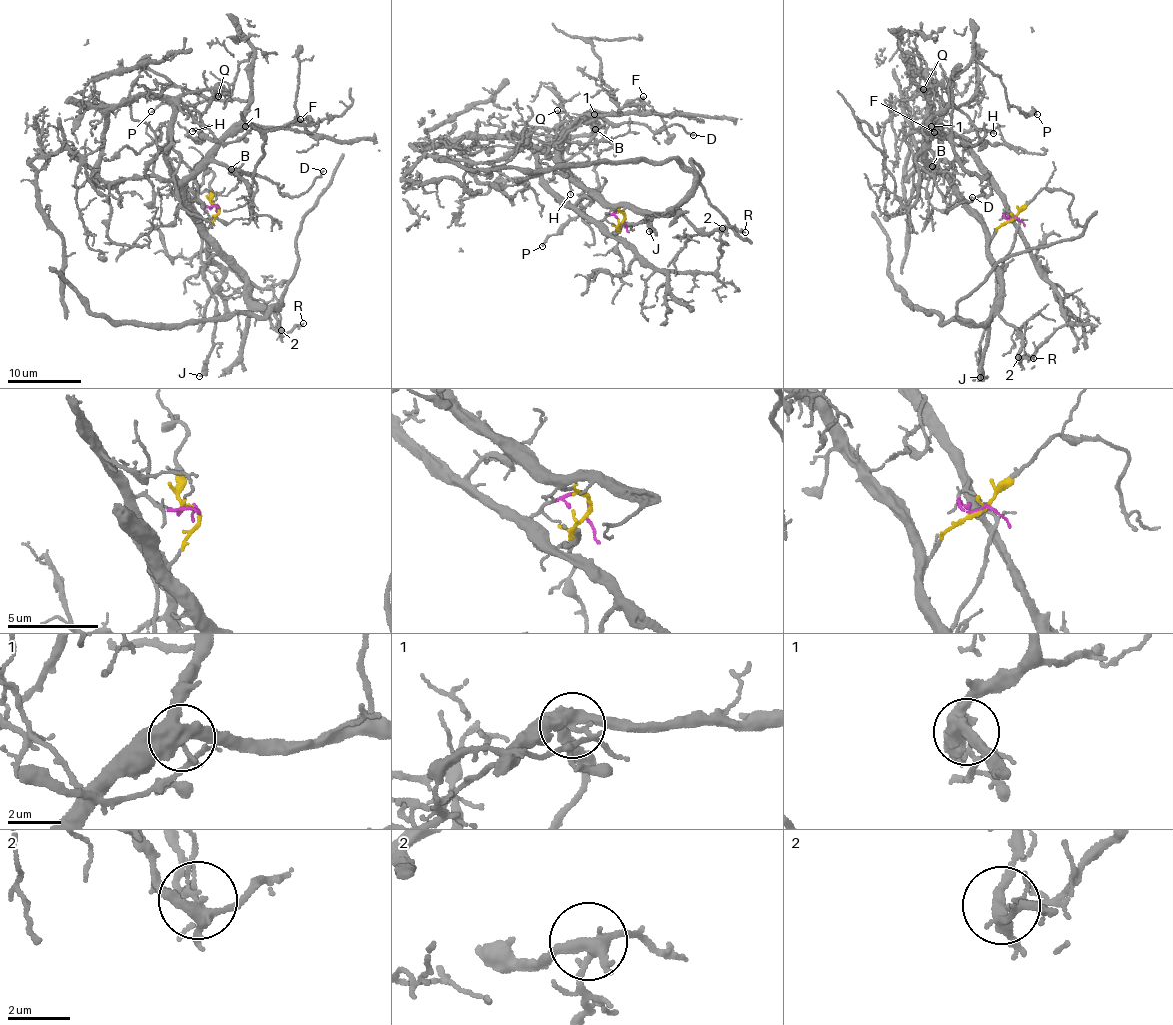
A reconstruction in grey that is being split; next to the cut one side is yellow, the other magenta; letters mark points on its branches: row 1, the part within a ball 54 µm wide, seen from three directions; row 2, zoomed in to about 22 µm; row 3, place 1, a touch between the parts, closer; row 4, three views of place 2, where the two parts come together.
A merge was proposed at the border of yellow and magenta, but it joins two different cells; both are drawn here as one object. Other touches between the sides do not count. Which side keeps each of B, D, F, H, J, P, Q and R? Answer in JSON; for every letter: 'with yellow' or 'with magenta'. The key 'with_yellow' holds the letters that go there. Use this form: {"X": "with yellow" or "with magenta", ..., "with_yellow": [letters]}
{"B": "with yellow", "D": "with yellow", "F": "with yellow", "H": "with magenta", "J": "with magenta", "P": "with yellow", "Q": "with magenta", "R": "with yellow", "with_yellow": ["B", "D", "F", "P", "R"]}

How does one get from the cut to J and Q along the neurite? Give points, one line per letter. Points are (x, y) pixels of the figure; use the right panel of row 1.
J: (1011, 218), (1002, 216), (1008, 210), (1016, 236), (979, 342), (981, 377)
Q: (1011, 218), (1002, 216), (1007, 204), (970, 148), (929, 113), (932, 80), (942, 84), (928, 92), (922, 89)

